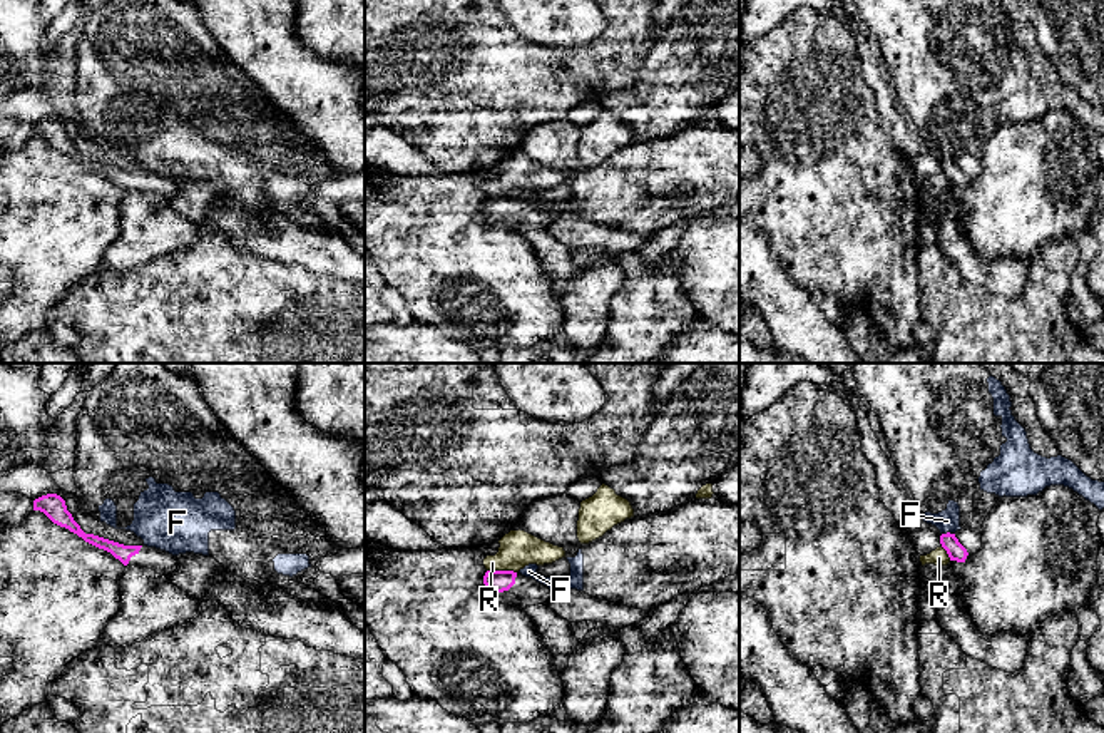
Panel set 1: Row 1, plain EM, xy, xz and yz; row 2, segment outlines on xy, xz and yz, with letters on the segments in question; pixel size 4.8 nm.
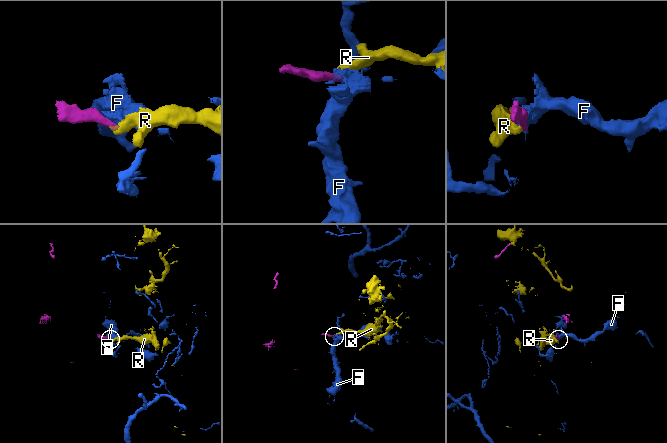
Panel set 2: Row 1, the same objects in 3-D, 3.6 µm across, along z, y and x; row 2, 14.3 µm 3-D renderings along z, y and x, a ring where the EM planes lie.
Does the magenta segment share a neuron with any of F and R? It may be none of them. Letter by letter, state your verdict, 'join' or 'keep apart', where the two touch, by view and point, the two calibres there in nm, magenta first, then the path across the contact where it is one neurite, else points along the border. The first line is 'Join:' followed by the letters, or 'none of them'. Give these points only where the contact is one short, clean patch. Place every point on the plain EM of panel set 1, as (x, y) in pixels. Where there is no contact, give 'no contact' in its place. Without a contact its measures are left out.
Join: none of them
F: keep apart; meets magenta in yz at (947, 158); 90 nm thick on the magenta side, 110 nm on the other; border along yz (954, 158), (942, 159)
R: keep apart; meets magenta in xz at (502, 196); 110 nm thick on the magenta side, 180 nm on the other; border along xz (487, 194), (512, 194), (516, 198)

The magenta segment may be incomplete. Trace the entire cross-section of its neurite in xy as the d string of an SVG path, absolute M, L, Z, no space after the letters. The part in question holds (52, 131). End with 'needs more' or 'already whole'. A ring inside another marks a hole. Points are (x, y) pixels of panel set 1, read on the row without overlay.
M47 119L33 126L33 136L43 137L54 149L69 154L85 167L110 177L124 191L147 192L171 202L177 194L177 181L147 171L124 171L94 159L85 159L67 136L65 126L57 119Z; needs more

